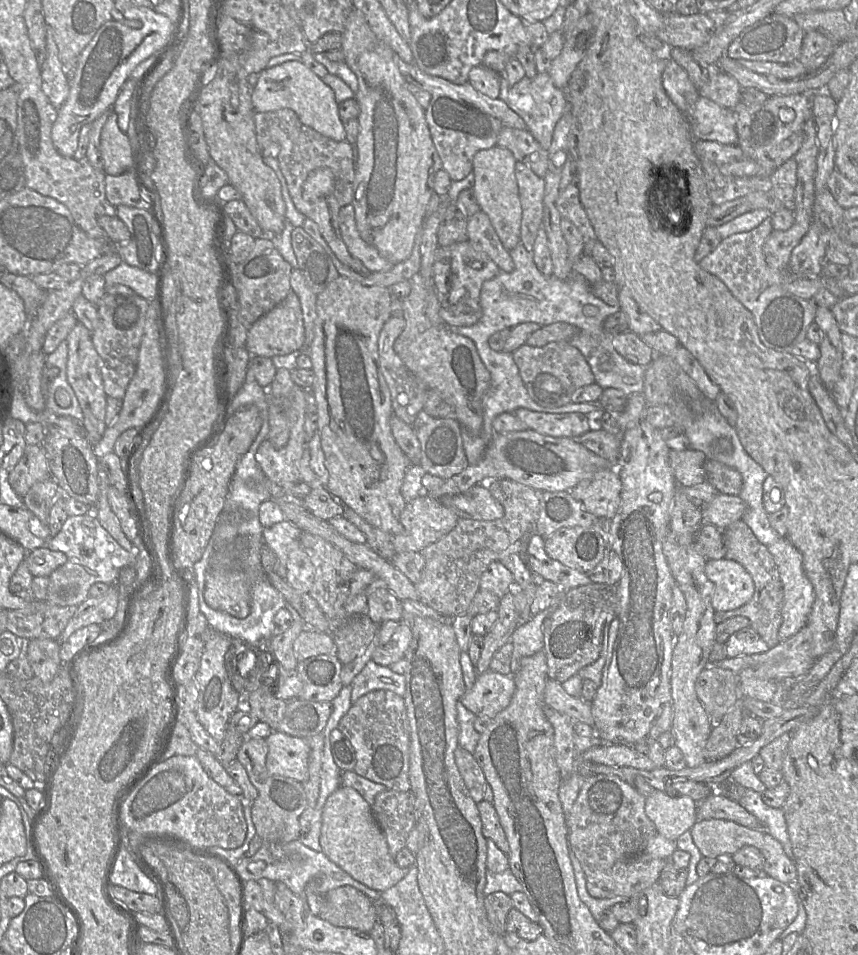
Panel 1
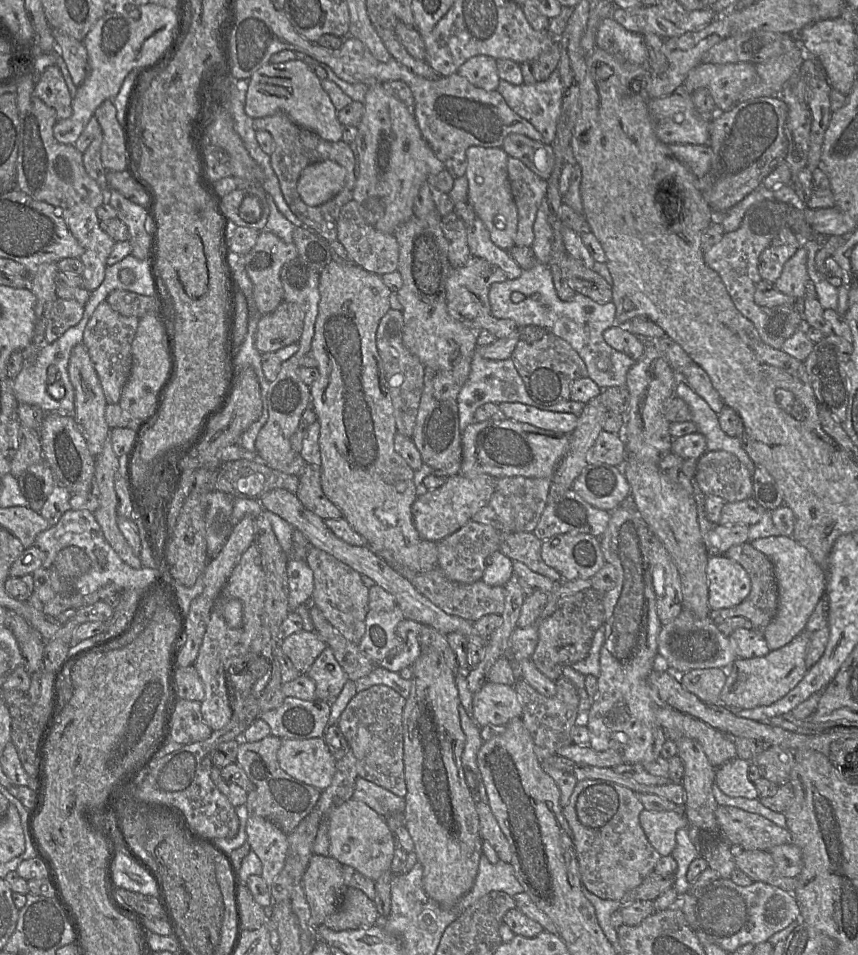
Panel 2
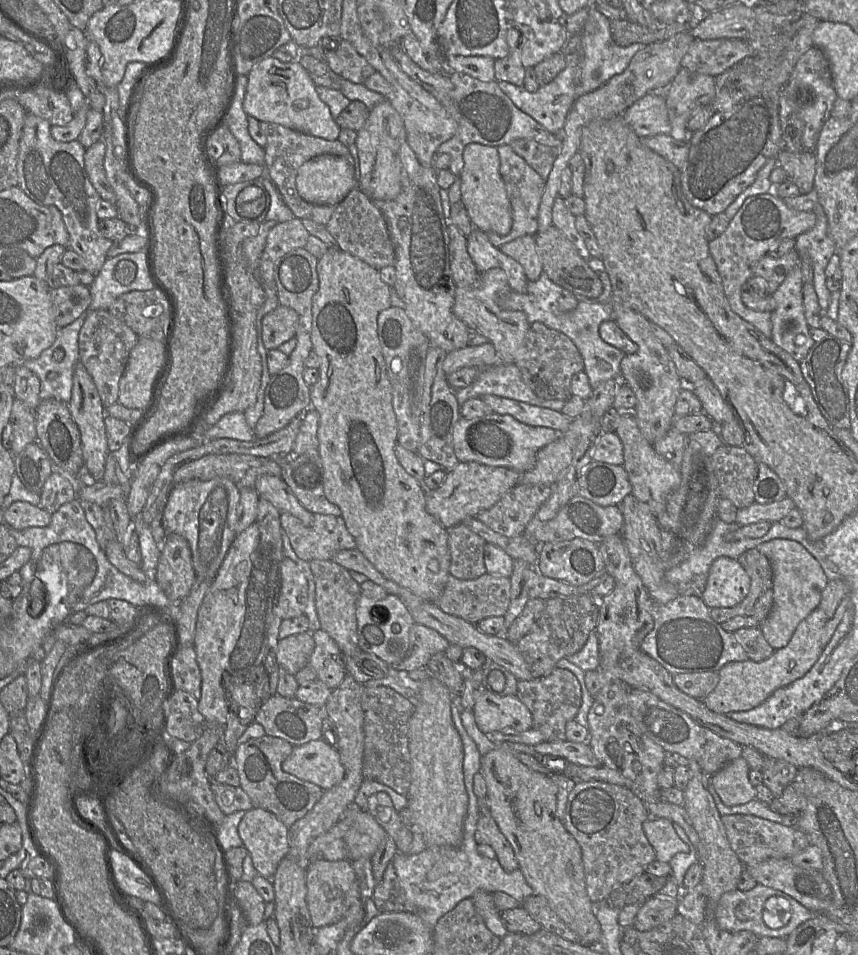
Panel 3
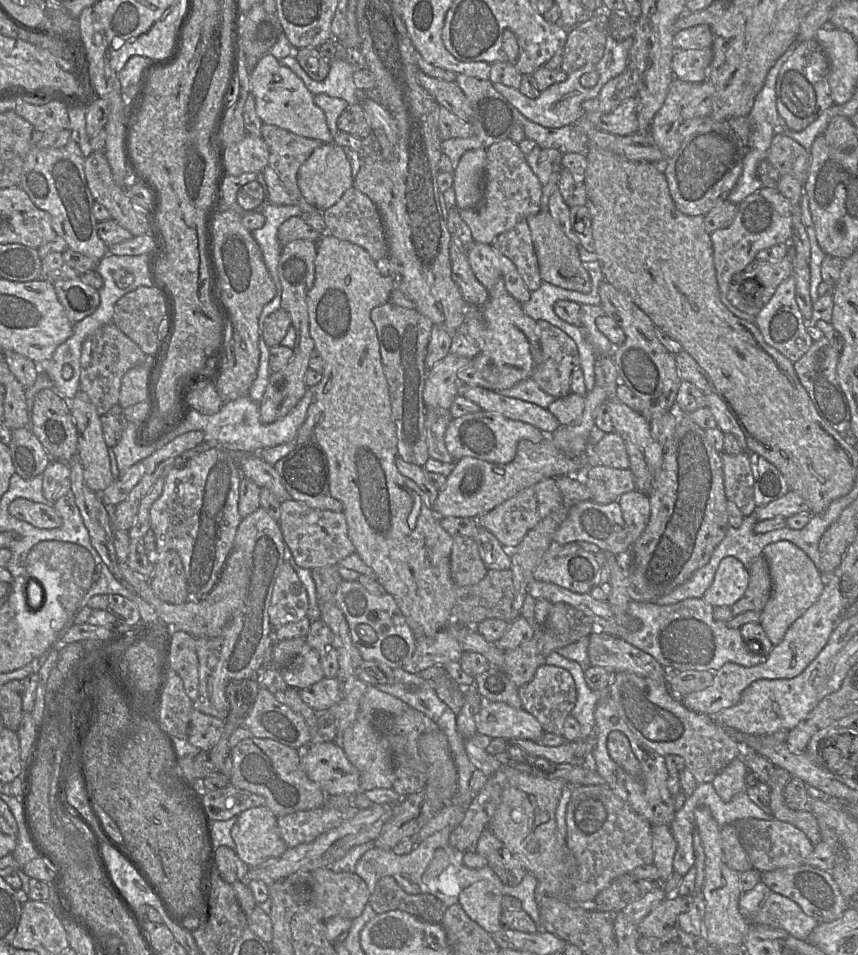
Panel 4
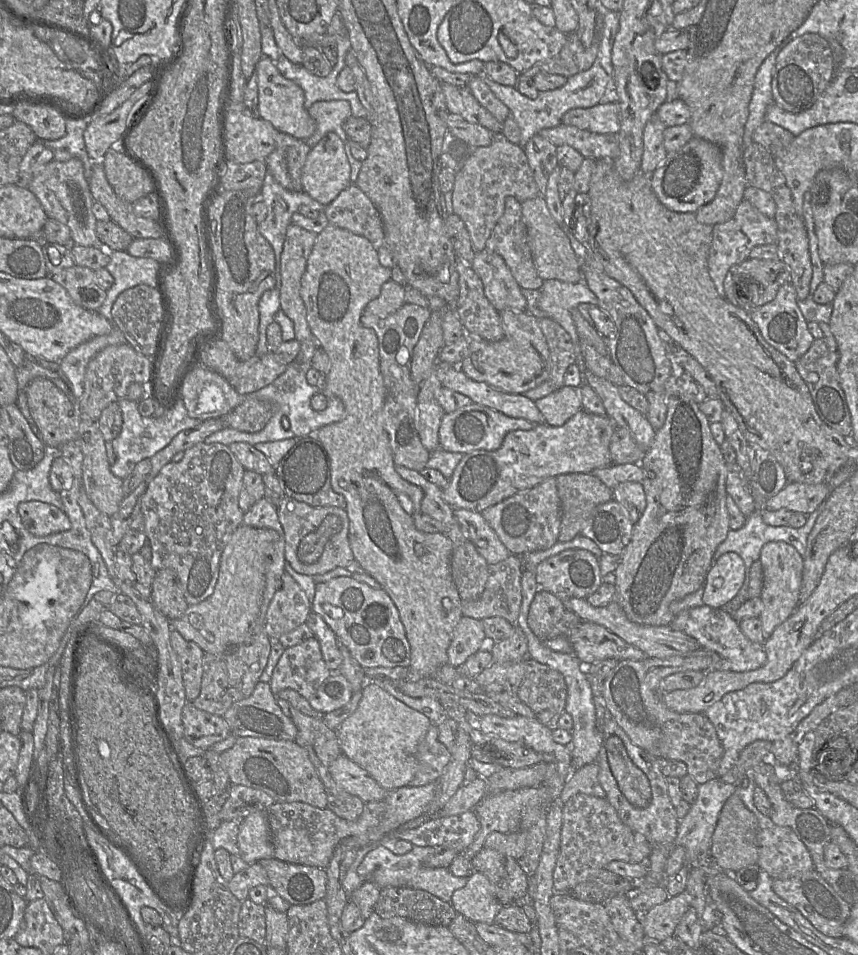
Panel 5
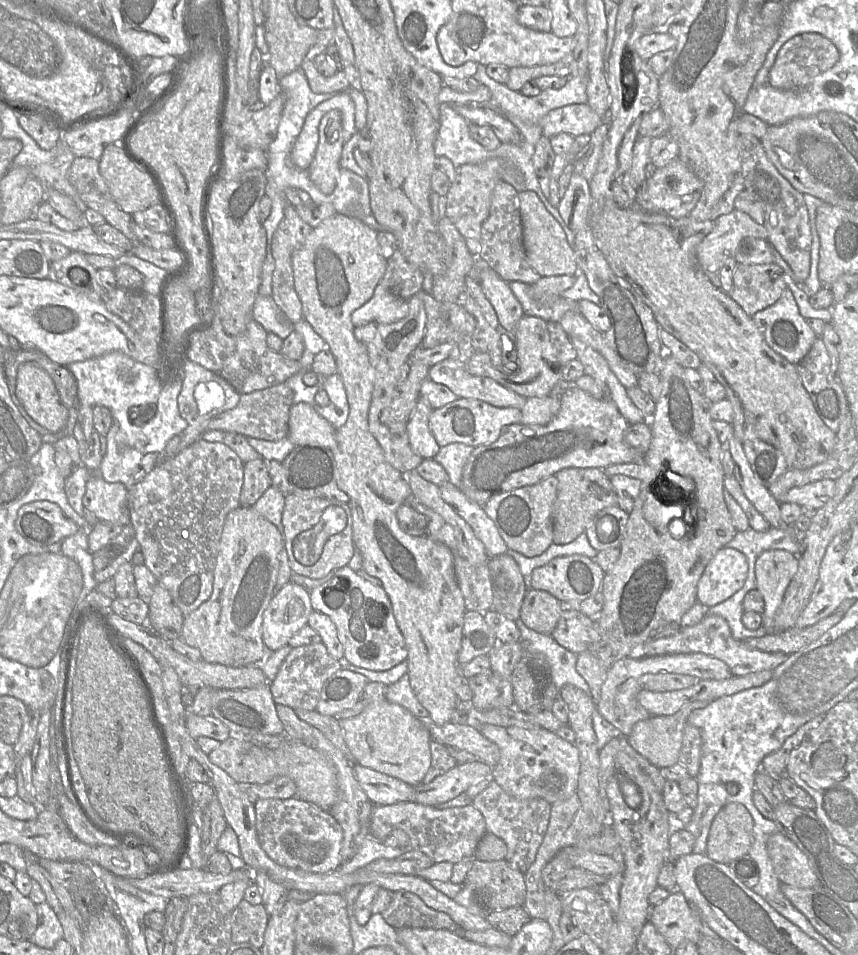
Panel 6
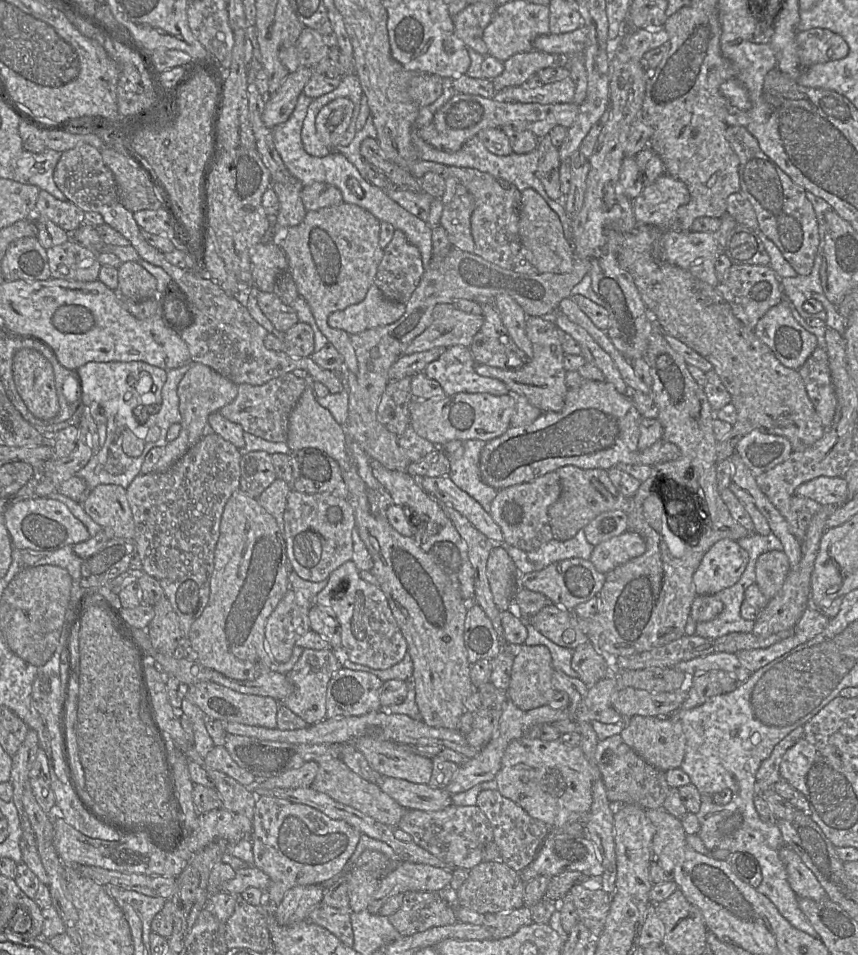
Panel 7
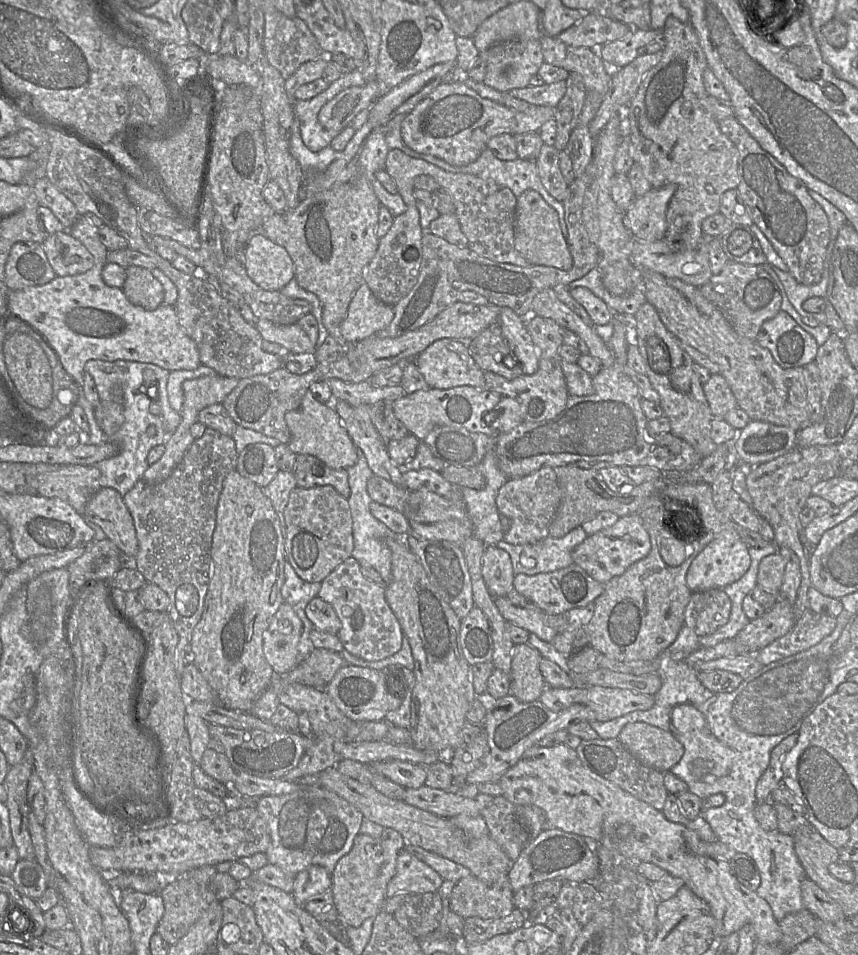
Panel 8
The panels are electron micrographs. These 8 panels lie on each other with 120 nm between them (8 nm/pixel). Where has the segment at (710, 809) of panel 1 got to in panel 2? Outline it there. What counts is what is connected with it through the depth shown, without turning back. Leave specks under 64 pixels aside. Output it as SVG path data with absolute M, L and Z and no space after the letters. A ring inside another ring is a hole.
M718 805L715 810L715 818L719 825L720 836L735 850L769 851L774 846L792 841L791 833L786 827L780 827L759 814L740 808Z

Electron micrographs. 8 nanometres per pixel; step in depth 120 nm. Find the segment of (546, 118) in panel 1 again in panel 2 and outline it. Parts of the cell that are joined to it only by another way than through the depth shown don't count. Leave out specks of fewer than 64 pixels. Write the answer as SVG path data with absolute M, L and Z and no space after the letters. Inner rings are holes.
M557 69L545 81L536 81L530 85L524 83L513 85L500 79L497 91L517 115L530 122L537 129L543 137L542 142L552 145L556 136L557 121L562 104L562 82Z

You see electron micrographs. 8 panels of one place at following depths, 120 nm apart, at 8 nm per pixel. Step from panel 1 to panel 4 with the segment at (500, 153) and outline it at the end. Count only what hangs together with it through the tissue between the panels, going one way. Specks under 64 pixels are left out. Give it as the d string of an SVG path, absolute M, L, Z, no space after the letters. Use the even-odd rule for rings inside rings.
M486 149L466 151L453 171L453 185L458 209L477 209L483 202L483 176Z

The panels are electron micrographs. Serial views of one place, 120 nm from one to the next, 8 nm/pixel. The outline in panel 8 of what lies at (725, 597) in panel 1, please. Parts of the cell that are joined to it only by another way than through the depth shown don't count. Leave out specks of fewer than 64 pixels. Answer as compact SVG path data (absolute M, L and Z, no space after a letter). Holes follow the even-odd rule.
M734 529L721 531L691 563L686 575L687 586L694 592L715 588L722 589L736 582L750 567L751 558L748 548Z

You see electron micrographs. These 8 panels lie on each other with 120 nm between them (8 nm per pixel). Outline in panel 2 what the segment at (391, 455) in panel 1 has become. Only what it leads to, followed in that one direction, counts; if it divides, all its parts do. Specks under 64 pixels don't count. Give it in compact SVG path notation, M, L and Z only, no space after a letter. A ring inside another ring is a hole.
M332 260L320 273L319 293L320 300L318 304L318 314L315 322L315 333L311 344L311 351L317 361L319 377L310 386L310 396L311 404L316 411L317 421L320 424L319 447L321 453L320 477L322 490L327 498L342 511L342 517L347 520L350 526L366 539L367 546L371 551L388 550L399 562L402 562L409 569L416 572L432 570L438 567L438 542L422 539L413 522L411 507L418 497L418 489L413 480L414 470L394 449L394 437L397 433L394 408L389 389L387 388L382 360L378 354L376 345L376 332L380 320L391 308L389 302L391 291L385 286L380 275L368 272L356 264L341 265Z

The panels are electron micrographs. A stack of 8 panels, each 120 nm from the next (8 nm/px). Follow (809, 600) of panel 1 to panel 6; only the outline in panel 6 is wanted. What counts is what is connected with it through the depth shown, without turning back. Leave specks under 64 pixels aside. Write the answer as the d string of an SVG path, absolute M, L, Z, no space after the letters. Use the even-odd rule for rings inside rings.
M781 549L766 550L756 560L756 589L764 599L762 626L767 631L797 568L798 556Z

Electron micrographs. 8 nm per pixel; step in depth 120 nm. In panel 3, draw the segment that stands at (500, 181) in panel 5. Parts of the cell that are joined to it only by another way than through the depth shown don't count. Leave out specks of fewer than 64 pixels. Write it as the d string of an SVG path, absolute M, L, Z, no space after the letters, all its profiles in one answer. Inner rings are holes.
M500 145L497 147L497 151L500 158L499 171L511 204L513 221L511 231L507 235L500 236L492 232L486 233L490 243L499 248L521 236L536 235L538 232L538 210L544 192L545 181L523 158L513 151L510 145Z

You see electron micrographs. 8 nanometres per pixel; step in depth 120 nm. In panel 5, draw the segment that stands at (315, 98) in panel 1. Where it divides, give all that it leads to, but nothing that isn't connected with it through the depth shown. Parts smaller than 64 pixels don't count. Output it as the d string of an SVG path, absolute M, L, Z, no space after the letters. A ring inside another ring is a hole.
M262 56L256 64L258 85L258 112L262 119L270 122L274 128L297 139L306 140L316 129L314 119L304 107L304 92L292 80L285 78L278 70L276 63L269 57Z

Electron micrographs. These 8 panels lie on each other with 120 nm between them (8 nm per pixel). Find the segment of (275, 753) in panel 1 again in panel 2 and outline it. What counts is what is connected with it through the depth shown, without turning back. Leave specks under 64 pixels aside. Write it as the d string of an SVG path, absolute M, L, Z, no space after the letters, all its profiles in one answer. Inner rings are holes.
M282 738L277 759L287 774L320 791L331 784L336 771L337 761L323 738Z

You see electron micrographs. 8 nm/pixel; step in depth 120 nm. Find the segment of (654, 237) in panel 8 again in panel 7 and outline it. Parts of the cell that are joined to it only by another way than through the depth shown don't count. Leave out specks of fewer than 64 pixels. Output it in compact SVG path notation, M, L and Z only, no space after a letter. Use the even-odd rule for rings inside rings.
M663 174L654 182L646 184L633 200L633 213L639 225L678 229L678 209L689 200L687 186L682 181Z

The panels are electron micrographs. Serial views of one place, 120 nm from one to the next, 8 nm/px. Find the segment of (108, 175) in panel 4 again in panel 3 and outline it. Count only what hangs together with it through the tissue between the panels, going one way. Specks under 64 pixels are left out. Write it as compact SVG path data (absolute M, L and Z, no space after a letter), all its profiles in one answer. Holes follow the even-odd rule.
M97 141L86 149L84 155L84 164L88 173L90 182L103 200L116 205L117 196L110 185L104 168L104 157L106 145L103 141Z

